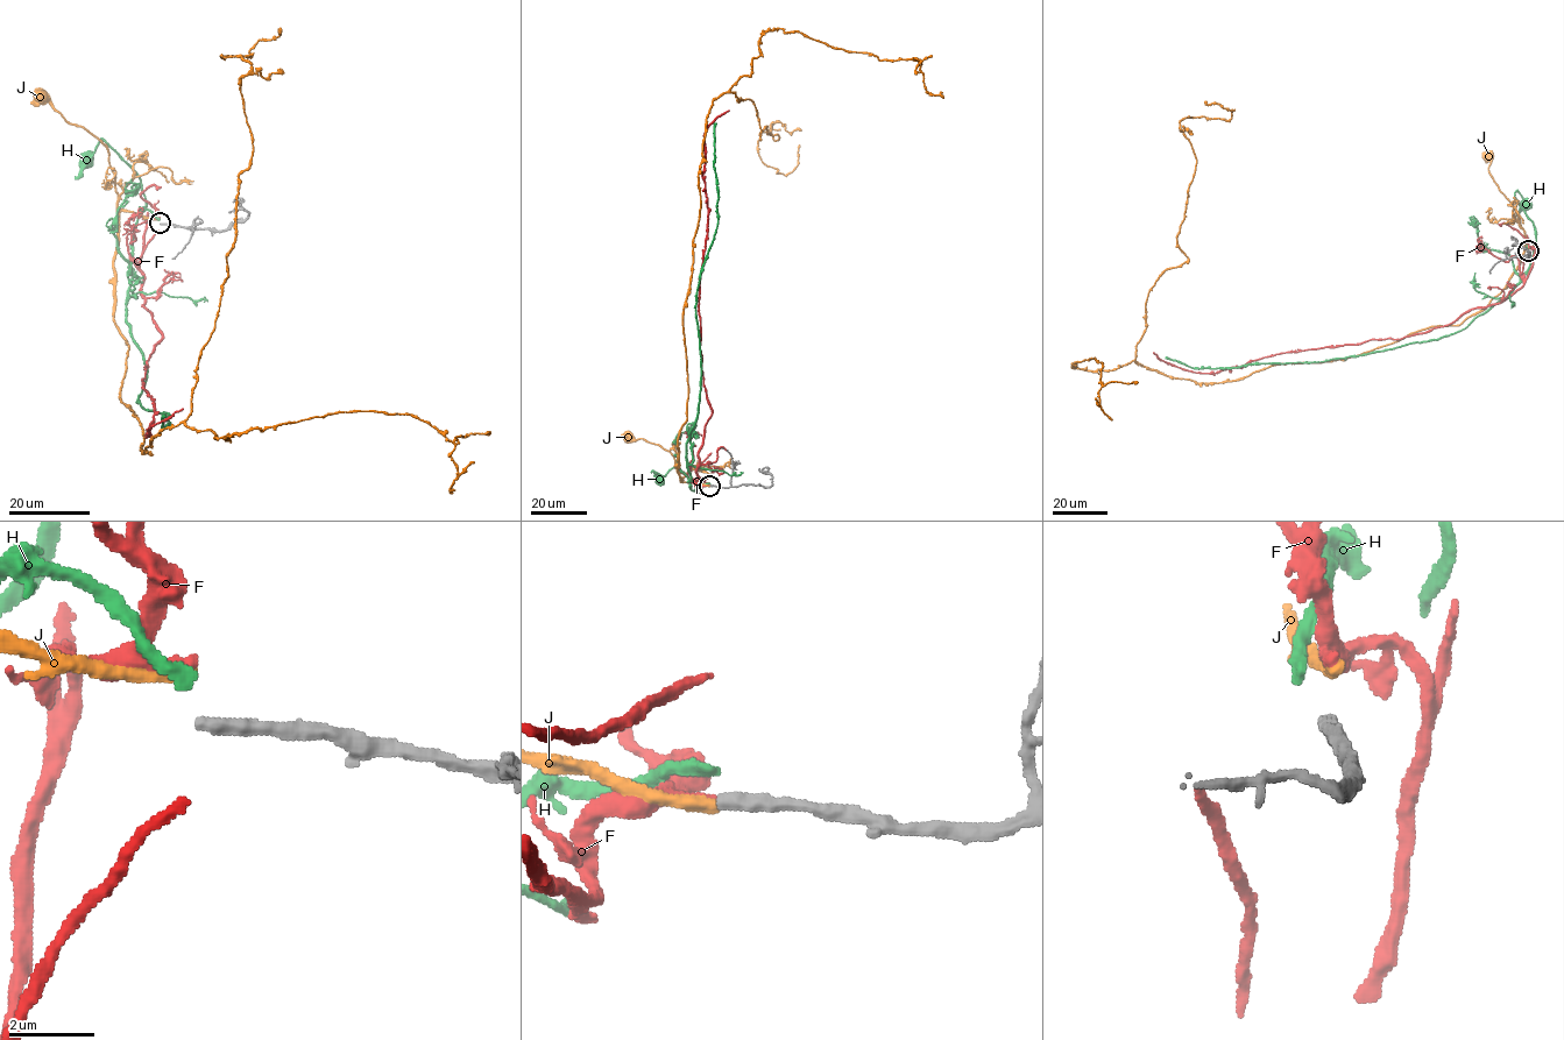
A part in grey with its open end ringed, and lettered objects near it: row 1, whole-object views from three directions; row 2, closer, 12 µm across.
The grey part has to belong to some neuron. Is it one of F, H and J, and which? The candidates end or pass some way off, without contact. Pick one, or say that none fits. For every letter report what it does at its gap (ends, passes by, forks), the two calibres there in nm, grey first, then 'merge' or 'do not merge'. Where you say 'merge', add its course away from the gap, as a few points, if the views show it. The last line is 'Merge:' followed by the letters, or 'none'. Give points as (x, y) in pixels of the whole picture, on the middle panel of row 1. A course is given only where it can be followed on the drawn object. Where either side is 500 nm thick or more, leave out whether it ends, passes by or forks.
F: it ends | 360/280 nm | do not merge
H: it ends | 360/320 nm | do not merge
J: it ends | 360/400 nm | merge | via (709, 486), (681, 482), (670, 452), (643, 438), (629, 438)
Merge: J

